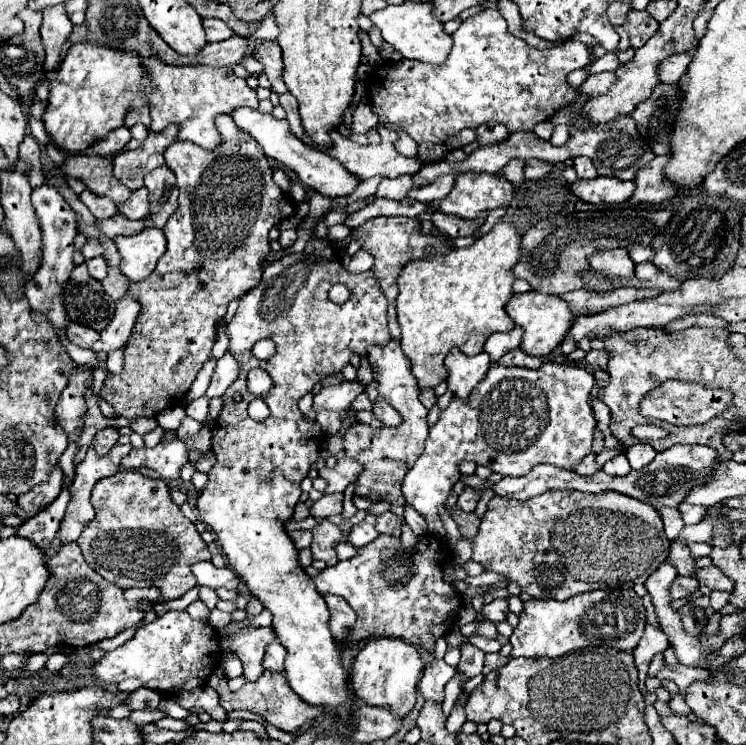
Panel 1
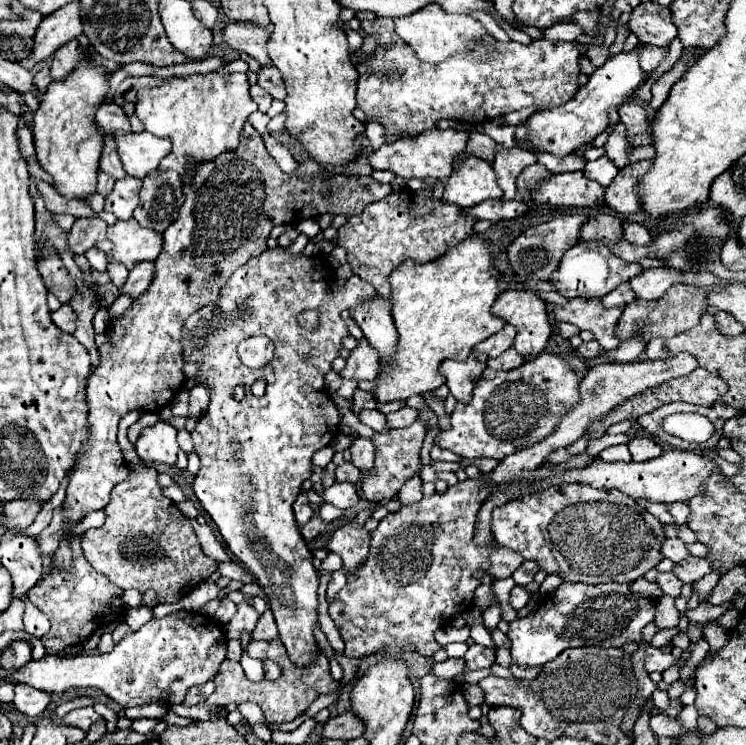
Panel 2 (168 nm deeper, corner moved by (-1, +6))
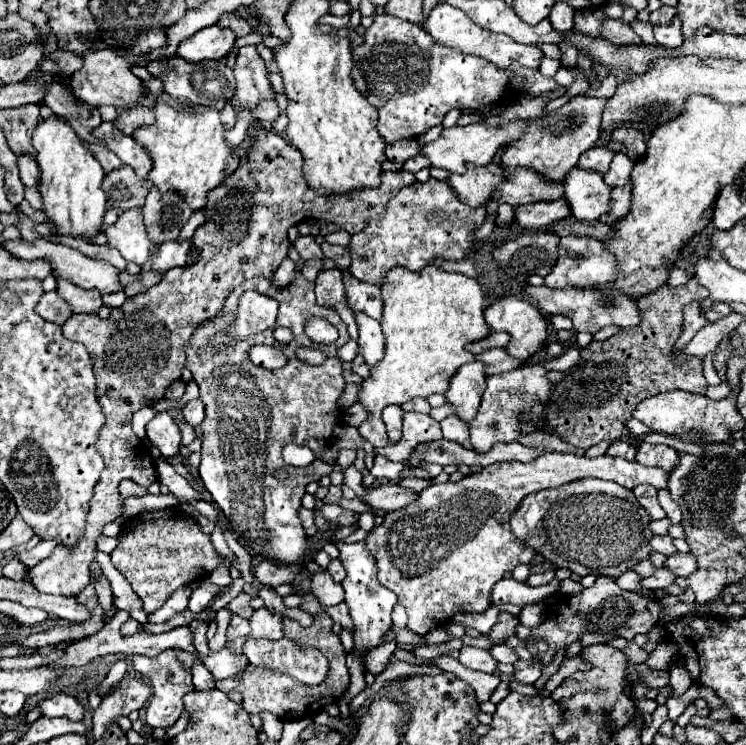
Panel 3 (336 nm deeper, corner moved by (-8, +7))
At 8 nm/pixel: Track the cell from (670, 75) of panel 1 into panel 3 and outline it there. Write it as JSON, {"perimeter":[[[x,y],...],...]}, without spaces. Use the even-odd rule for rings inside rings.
{"perimeter":[[[602,20],[602,36],[614,44],[642,44],[640,36],[622,20]]]}

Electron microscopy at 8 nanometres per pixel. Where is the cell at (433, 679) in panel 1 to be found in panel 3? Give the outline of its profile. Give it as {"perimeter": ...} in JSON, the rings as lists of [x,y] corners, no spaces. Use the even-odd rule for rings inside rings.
{"perimeter":[[[464,646],[460,650],[460,664],[464,664],[466,668],[472,668],[472,670],[488,672],[488,674],[492,674],[496,670],[496,666],[498,666],[496,658],[488,650],[468,648],[468,646]]]}

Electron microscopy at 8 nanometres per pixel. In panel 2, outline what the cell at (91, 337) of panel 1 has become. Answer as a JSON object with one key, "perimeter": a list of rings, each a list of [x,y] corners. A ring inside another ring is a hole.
{"perimeter":[[[69,303],[63,305],[59,311],[51,313],[51,319],[53,319],[53,323],[55,323],[61,331],[65,331],[65,333],[73,333],[73,331],[77,329],[77,315],[75,315],[75,311],[69,307]]]}

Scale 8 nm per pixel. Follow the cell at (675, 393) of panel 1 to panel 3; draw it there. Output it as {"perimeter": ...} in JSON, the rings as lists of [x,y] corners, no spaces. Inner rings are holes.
{"perimeter":[[[690,278],[684,286],[678,286],[678,288],[662,286],[656,292],[642,296],[638,300],[642,322],[638,326],[622,328],[620,334],[616,334],[604,342],[592,340],[586,348],[580,348],[580,364],[576,364],[572,370],[568,370],[564,374],[564,380],[556,384],[556,396],[552,396],[552,400],[548,400],[548,412],[544,412],[544,428],[542,430],[560,436],[564,442],[568,442],[576,448],[588,450],[590,446],[594,446],[602,440],[616,442],[624,436],[632,436],[626,422],[632,418],[636,404],[650,396],[656,396],[660,392],[668,392],[668,390],[686,390],[686,392],[694,392],[694,394],[704,394],[708,382],[702,376],[702,360],[690,358],[690,360],[684,360],[682,364],[674,364],[672,350],[680,336],[680,330],[682,330],[682,308],[694,300],[706,300],[706,298],[708,298],[708,290],[704,286],[700,286],[694,278]]]}

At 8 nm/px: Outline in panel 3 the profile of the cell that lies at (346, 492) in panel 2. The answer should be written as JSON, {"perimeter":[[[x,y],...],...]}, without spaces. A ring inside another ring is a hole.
{"perimeter":[[[382,484],[378,488],[366,490],[366,504],[374,508],[382,508],[382,510],[400,510],[412,504],[416,496],[420,496],[420,492],[408,490],[400,484]]]}

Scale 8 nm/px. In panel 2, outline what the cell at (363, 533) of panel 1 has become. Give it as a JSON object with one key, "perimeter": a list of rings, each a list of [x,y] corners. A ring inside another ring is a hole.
{"perimeter":[[[349,521],[331,535],[329,551],[339,553],[343,559],[343,567],[353,571],[361,565],[361,561],[365,561],[369,553],[369,541],[371,533],[363,525]]]}

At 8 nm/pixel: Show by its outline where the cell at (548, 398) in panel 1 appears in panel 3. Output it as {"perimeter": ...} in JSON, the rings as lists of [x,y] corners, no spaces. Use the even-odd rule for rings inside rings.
{"perimeter":[[[520,366],[512,372],[488,376],[480,410],[470,422],[470,440],[476,452],[488,452],[496,442],[514,442],[520,434],[542,430],[542,410],[554,384],[540,366]]]}

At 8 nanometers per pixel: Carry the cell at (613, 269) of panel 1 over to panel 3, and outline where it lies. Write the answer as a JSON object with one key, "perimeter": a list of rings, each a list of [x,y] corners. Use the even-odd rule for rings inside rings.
{"perimeter":[[[576,166],[564,178],[564,198],[568,200],[576,220],[594,222],[608,212],[610,186],[602,180],[600,172]]]}

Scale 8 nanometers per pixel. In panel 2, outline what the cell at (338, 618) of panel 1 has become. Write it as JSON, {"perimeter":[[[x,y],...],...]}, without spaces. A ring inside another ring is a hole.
{"perimeter":[[[343,569],[333,571],[331,581],[329,581],[329,587],[327,587],[327,601],[333,603],[335,597],[337,597],[337,593],[339,593],[343,587],[345,587],[345,573],[343,573]]]}

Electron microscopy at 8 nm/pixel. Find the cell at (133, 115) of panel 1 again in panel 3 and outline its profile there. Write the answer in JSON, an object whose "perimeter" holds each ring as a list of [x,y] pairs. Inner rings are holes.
{"perimeter":[[[176,56],[168,62],[152,62],[146,68],[164,82],[164,92],[168,92],[174,98],[186,98],[192,104],[208,104],[210,108],[222,110],[226,106],[226,102],[230,102],[236,94],[234,72],[218,60],[202,60],[202,62],[190,64],[190,62],[182,60],[180,56]]]}

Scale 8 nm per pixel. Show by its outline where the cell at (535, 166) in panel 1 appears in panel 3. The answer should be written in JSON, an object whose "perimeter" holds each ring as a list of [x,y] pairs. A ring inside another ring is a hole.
{"perimeter":[[[594,146],[580,156],[578,166],[580,168],[592,168],[592,170],[598,170],[604,174],[604,172],[608,172],[612,156],[616,156],[616,152],[610,150],[608,146]]]}

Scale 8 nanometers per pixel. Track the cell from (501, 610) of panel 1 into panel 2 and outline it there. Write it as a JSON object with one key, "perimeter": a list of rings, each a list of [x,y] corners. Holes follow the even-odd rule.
{"perimeter":[[[517,585],[517,587],[515,587],[515,591],[511,591],[509,605],[511,605],[513,609],[523,609],[523,607],[527,605],[527,601],[529,601],[529,591]]]}

